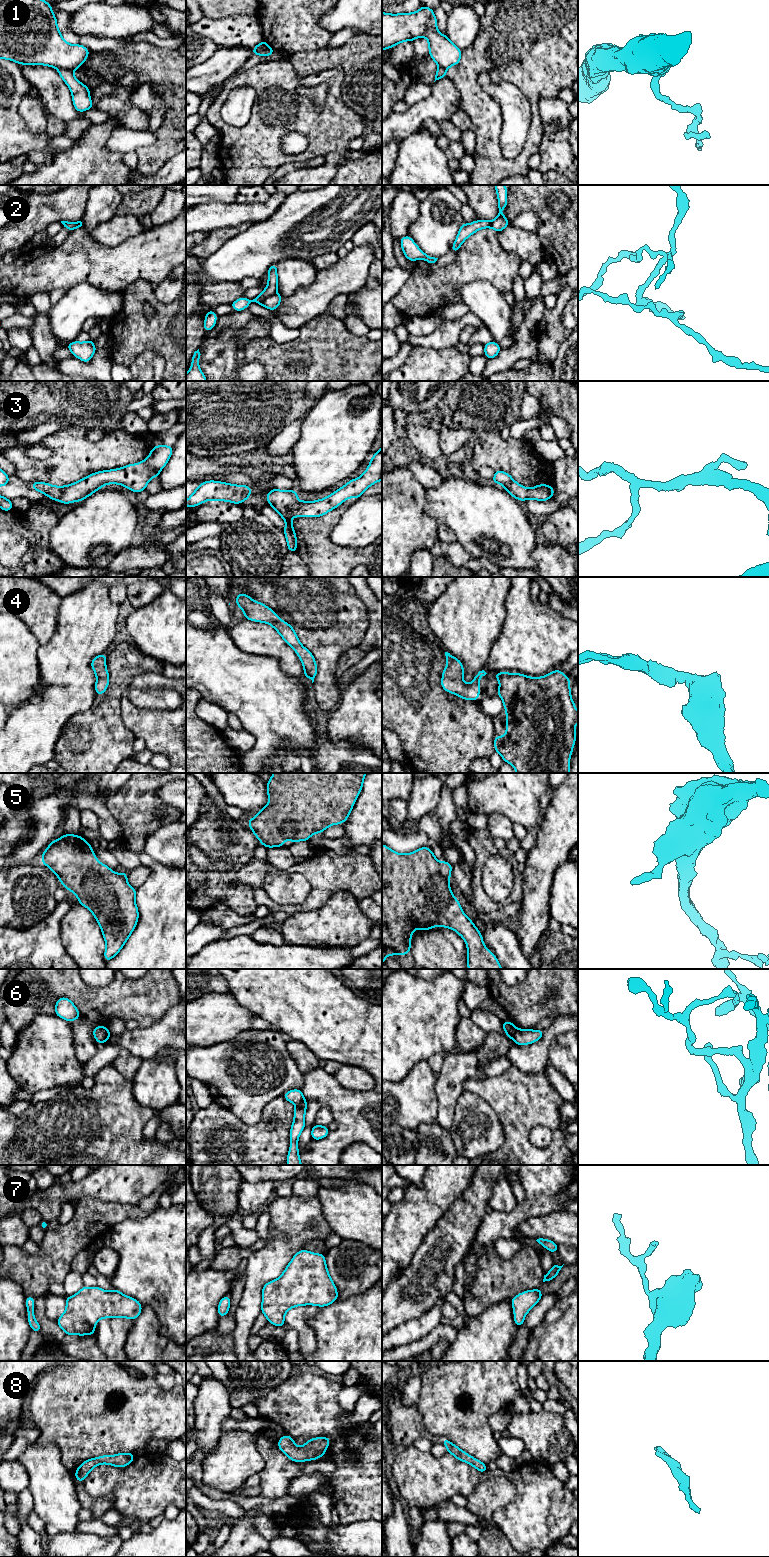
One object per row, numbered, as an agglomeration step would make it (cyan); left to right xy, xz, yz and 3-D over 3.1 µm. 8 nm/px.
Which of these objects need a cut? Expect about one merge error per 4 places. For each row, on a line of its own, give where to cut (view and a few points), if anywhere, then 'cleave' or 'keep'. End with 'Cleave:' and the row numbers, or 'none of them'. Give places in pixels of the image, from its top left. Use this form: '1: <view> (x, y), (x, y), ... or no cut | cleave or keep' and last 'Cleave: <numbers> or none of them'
1: xz (268, 45), (259, 49), (253, 49) | cleave
2: xz (275, 292), (267, 296), (260, 303) | cleave
3: no cut | keep
4: no cut | keep
5: no cut | keep
6: yz (516, 1028), (512, 1038) | cleave
7: no cut | keep
8: no cut | keep
Cleave: 1, 2, 6

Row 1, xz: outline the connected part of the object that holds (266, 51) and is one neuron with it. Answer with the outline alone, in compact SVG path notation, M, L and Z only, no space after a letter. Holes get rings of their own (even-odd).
M269 46L261 48L260 50L252 49L253 55L260 55L260 56L270 56L270 55L274 54L274 52L275 52L275 50L273 50Z

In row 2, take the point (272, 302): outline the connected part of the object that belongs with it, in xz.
M275 293L272 296L269 296L263 300L261 305L269 310L275 310L281 303L282 296L280 294Z

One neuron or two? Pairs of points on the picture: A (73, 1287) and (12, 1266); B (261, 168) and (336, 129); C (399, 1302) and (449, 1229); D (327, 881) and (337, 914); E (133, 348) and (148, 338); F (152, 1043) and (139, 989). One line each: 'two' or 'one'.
A: two
B: one
C: one
D: two
E: one
F: two

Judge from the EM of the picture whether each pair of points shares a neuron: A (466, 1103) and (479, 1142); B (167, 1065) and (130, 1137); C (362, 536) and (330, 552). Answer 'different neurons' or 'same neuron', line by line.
A: same neuron
B: different neurons
C: different neurons

